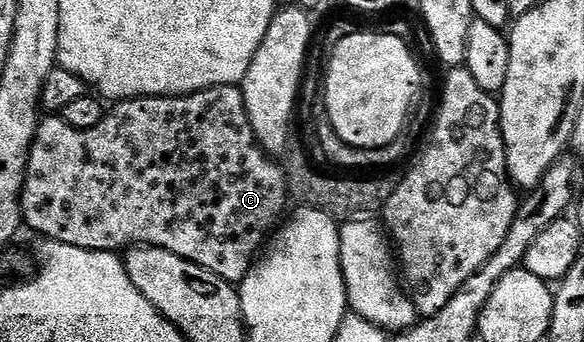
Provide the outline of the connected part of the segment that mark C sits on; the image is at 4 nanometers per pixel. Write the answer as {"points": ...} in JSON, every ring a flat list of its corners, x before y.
{"points":[[241,86,209,87,203,91,193,91,190,95,173,97,128,99,111,106,100,121,100,125,83,131,72,129,72,125,65,123,61,117,46,118,39,122,38,132,34,135,34,144,30,146,30,156,22,186,22,217,27,228,30,226,36,234,42,235,38,237,54,239,57,243,67,243,89,251,122,253,136,246,168,249,168,253,176,253,180,258,216,273,216,277,238,285,250,272,264,244,271,238,272,232,283,218,282,210,286,207,286,175,282,172,278,161,271,158,258,143,246,112]]}

